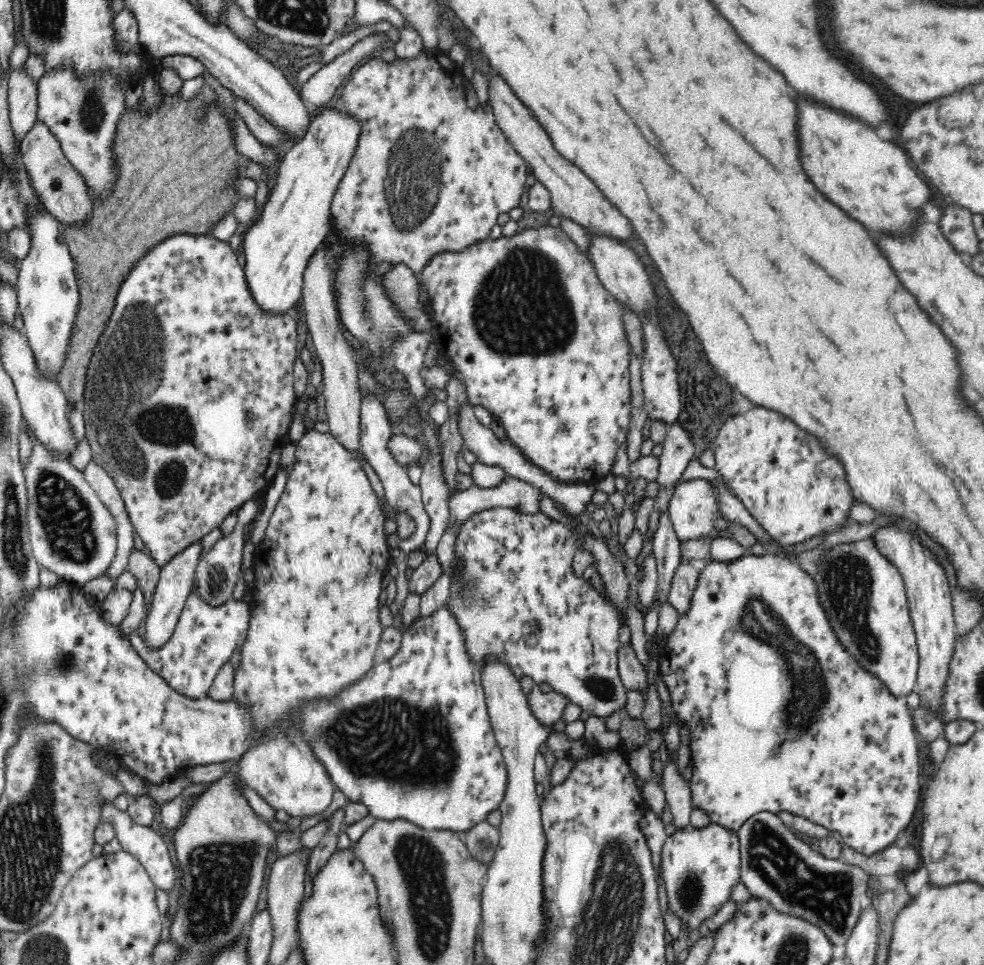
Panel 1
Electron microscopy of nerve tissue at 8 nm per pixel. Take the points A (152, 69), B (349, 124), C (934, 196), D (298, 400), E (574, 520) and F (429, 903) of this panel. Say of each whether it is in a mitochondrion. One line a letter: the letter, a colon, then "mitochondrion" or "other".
A: other
B: other
C: other
D: other
E: other
F: mitochondrion

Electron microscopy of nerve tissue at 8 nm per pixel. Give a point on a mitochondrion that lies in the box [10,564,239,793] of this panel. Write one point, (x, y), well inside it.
(66, 663)

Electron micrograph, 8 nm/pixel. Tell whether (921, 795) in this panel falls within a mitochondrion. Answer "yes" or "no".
no

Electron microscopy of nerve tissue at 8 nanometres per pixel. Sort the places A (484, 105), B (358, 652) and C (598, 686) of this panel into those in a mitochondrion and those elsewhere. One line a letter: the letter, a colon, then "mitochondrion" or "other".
A: other
B: other
C: mitochondrion

